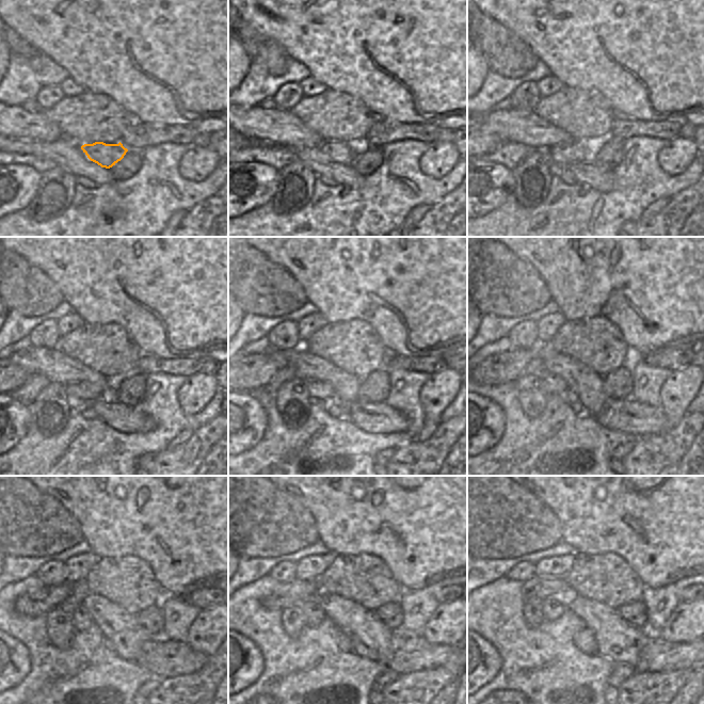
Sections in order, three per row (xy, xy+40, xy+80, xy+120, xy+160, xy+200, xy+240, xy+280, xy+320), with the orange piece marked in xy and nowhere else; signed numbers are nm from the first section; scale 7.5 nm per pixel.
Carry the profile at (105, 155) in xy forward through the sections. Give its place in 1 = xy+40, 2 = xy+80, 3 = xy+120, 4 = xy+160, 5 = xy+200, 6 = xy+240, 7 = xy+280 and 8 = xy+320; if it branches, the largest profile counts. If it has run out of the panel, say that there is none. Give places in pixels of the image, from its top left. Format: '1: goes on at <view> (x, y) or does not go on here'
1: goes on at xy+40 (338, 152)
2: goes on at xy+80 (573, 150)
3: goes on at xy+120 (79, 393)
4: goes on at xy+160 (317, 389)
5: goes on at xy+200 (554, 385)
6: goes on at xy+240 (81, 620)
7: goes on at xy+280 (313, 609)
8: goes on at xy+320 (553, 607)

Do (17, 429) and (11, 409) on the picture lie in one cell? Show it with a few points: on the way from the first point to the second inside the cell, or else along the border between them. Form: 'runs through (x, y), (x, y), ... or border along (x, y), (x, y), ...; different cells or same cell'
runs through (12, 424), (11, 414); same cell

